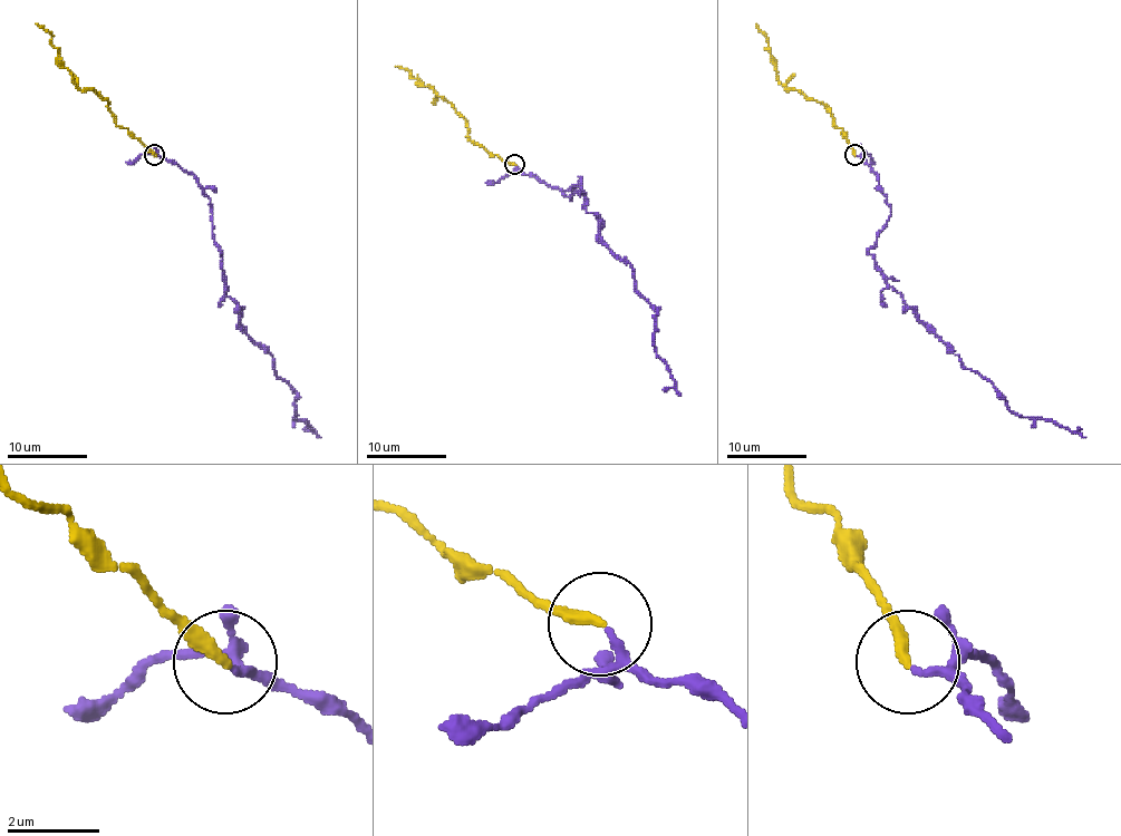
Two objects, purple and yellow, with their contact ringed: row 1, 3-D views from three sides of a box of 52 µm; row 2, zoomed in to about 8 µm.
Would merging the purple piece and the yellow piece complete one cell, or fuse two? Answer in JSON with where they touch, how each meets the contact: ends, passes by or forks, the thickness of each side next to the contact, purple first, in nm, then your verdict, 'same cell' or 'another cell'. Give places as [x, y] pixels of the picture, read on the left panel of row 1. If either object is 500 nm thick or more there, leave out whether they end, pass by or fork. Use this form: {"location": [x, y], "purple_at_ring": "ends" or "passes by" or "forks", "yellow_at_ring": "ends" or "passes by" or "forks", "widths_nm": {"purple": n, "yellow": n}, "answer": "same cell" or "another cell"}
{"location": [154, 154], "purple_at_ring": "passes by", "yellow_at_ring": "ends", "widths_nm": {"purple": 130, "yellow": 280}, "answer": "same cell"}

